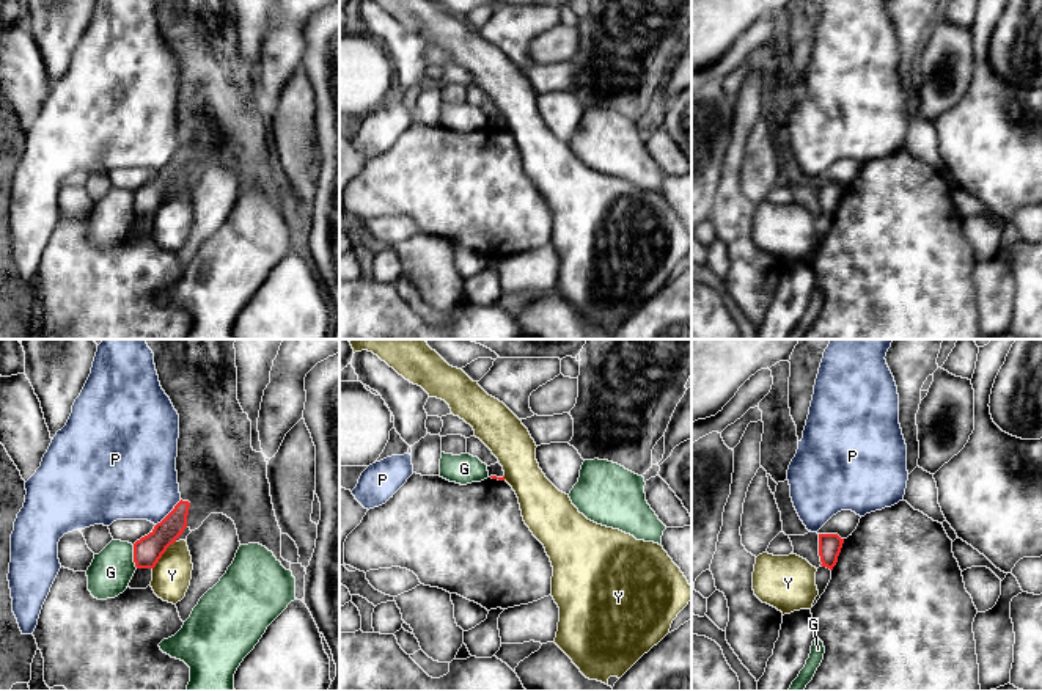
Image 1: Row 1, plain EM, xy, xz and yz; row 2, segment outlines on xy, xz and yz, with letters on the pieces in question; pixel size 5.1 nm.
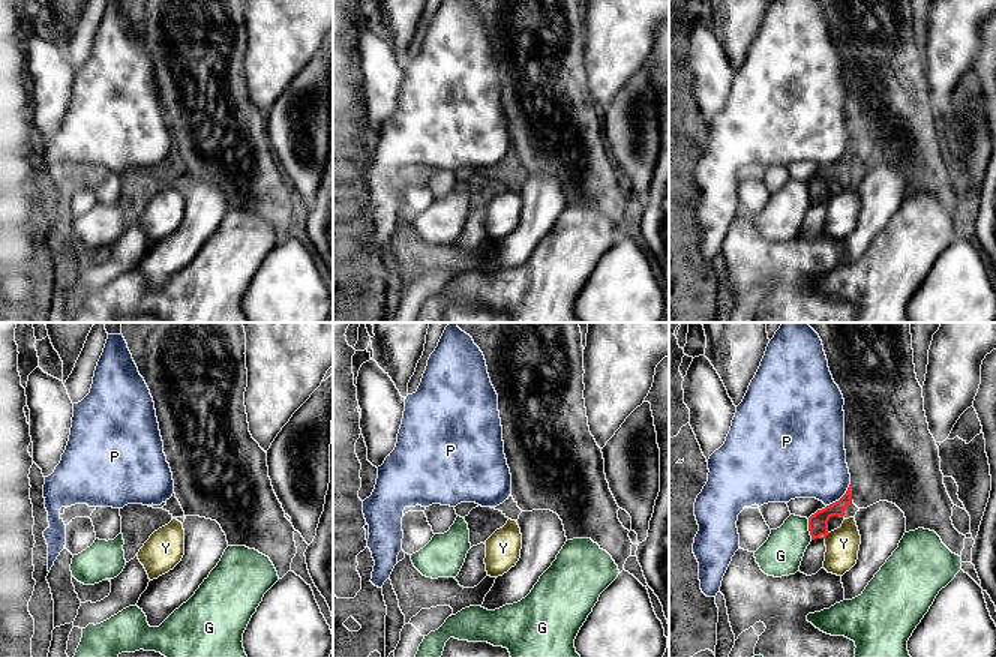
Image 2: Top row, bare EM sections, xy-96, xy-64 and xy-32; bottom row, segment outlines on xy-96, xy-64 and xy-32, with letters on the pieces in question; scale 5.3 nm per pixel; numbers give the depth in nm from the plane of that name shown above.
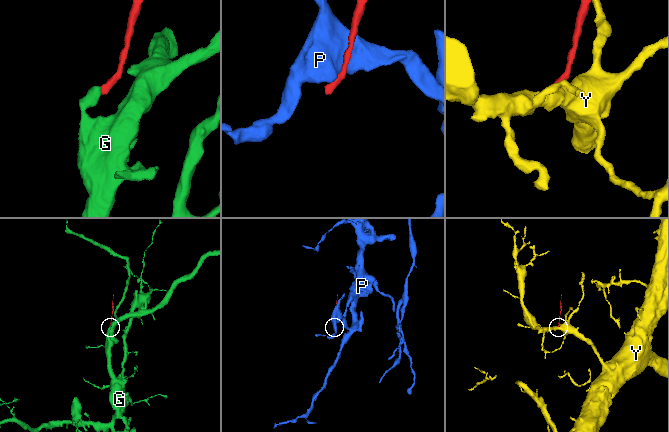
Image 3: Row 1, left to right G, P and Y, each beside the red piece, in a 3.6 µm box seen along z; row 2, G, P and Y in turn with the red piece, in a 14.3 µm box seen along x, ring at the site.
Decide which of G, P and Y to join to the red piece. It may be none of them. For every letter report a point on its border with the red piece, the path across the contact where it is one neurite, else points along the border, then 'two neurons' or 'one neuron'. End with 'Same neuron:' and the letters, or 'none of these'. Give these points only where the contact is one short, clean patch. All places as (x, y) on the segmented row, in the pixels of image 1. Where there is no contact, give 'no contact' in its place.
G: meets red in xy at (134, 556); two neurons
P: meets red in xy at (170, 512); two neurons
Y: meets red in xy at (162, 553); border along xy (175, 541), (153, 569); two neurons
Same neuron: none of these

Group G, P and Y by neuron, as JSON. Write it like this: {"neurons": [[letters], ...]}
{"neurons": [["G"], ["P"], ["Y"]]}

